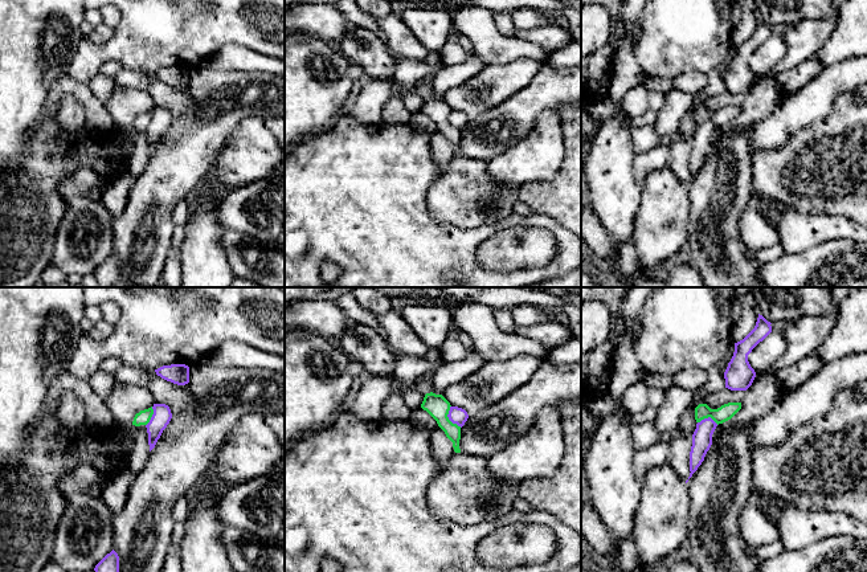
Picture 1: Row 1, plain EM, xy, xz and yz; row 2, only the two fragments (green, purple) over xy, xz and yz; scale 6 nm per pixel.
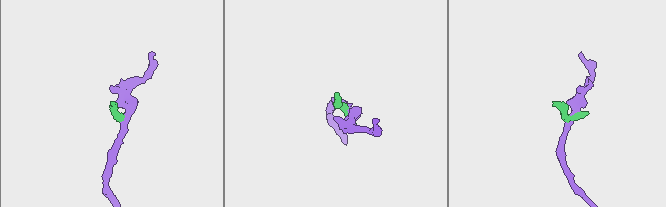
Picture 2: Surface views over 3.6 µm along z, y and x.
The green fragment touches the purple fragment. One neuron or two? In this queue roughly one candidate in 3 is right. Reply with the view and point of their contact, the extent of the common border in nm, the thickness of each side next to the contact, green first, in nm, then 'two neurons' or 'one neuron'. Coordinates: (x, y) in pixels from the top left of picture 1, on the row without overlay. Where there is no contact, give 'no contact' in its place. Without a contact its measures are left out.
meets green in xz at (448, 122); contact 150 nm long; 140 nm thick on the green side, 100 nm on the other; two neurons

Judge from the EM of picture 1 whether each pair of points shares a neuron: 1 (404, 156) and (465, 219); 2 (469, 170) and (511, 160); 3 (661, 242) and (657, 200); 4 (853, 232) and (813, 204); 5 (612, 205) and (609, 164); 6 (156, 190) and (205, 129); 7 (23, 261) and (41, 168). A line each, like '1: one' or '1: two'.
1: two
2: two
3: one
4: two
5: one
6: one
7: one

